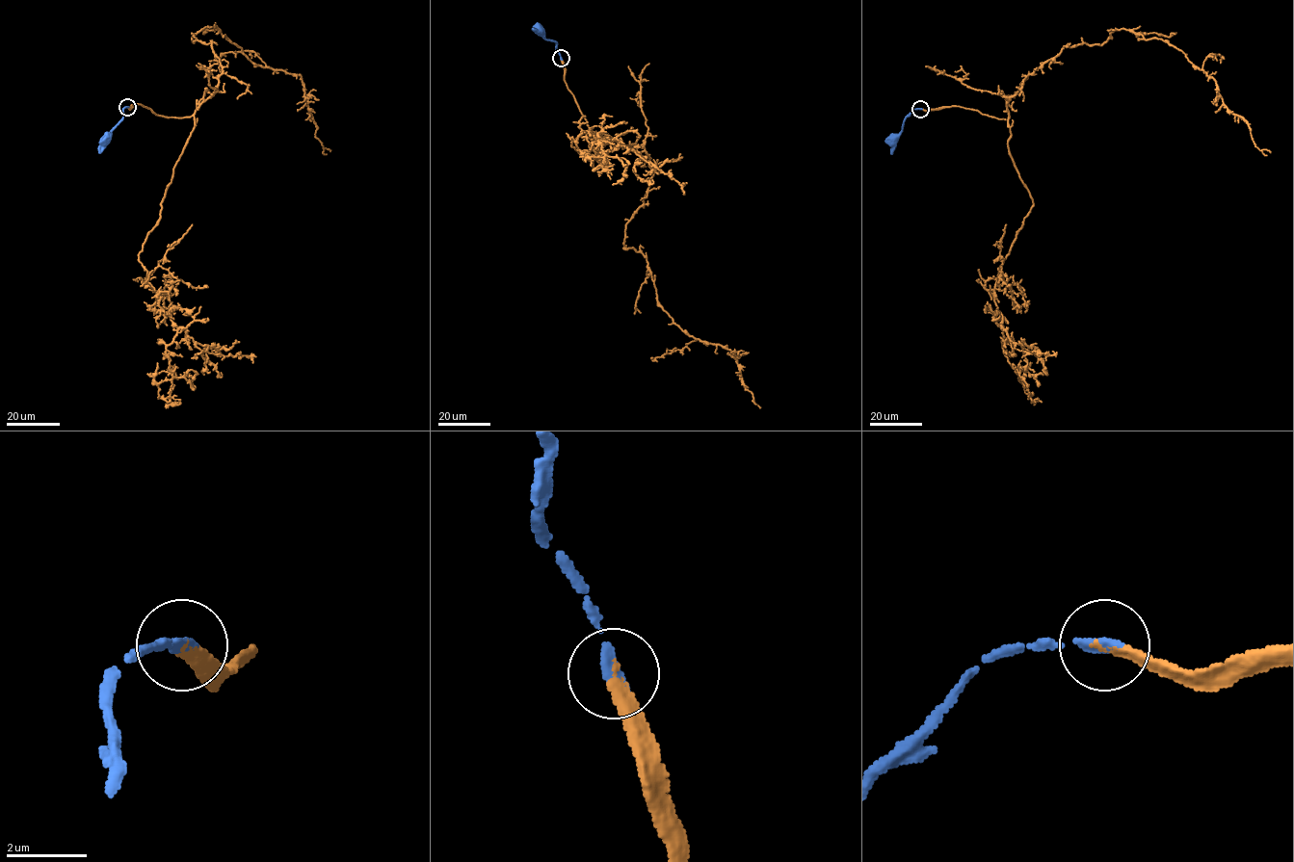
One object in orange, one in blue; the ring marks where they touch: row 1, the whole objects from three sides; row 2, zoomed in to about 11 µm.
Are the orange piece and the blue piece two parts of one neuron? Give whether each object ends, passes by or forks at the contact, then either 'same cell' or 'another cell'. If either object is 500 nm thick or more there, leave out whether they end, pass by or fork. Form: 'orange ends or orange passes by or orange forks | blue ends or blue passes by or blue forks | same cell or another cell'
orange ends | blue ends | same cell

